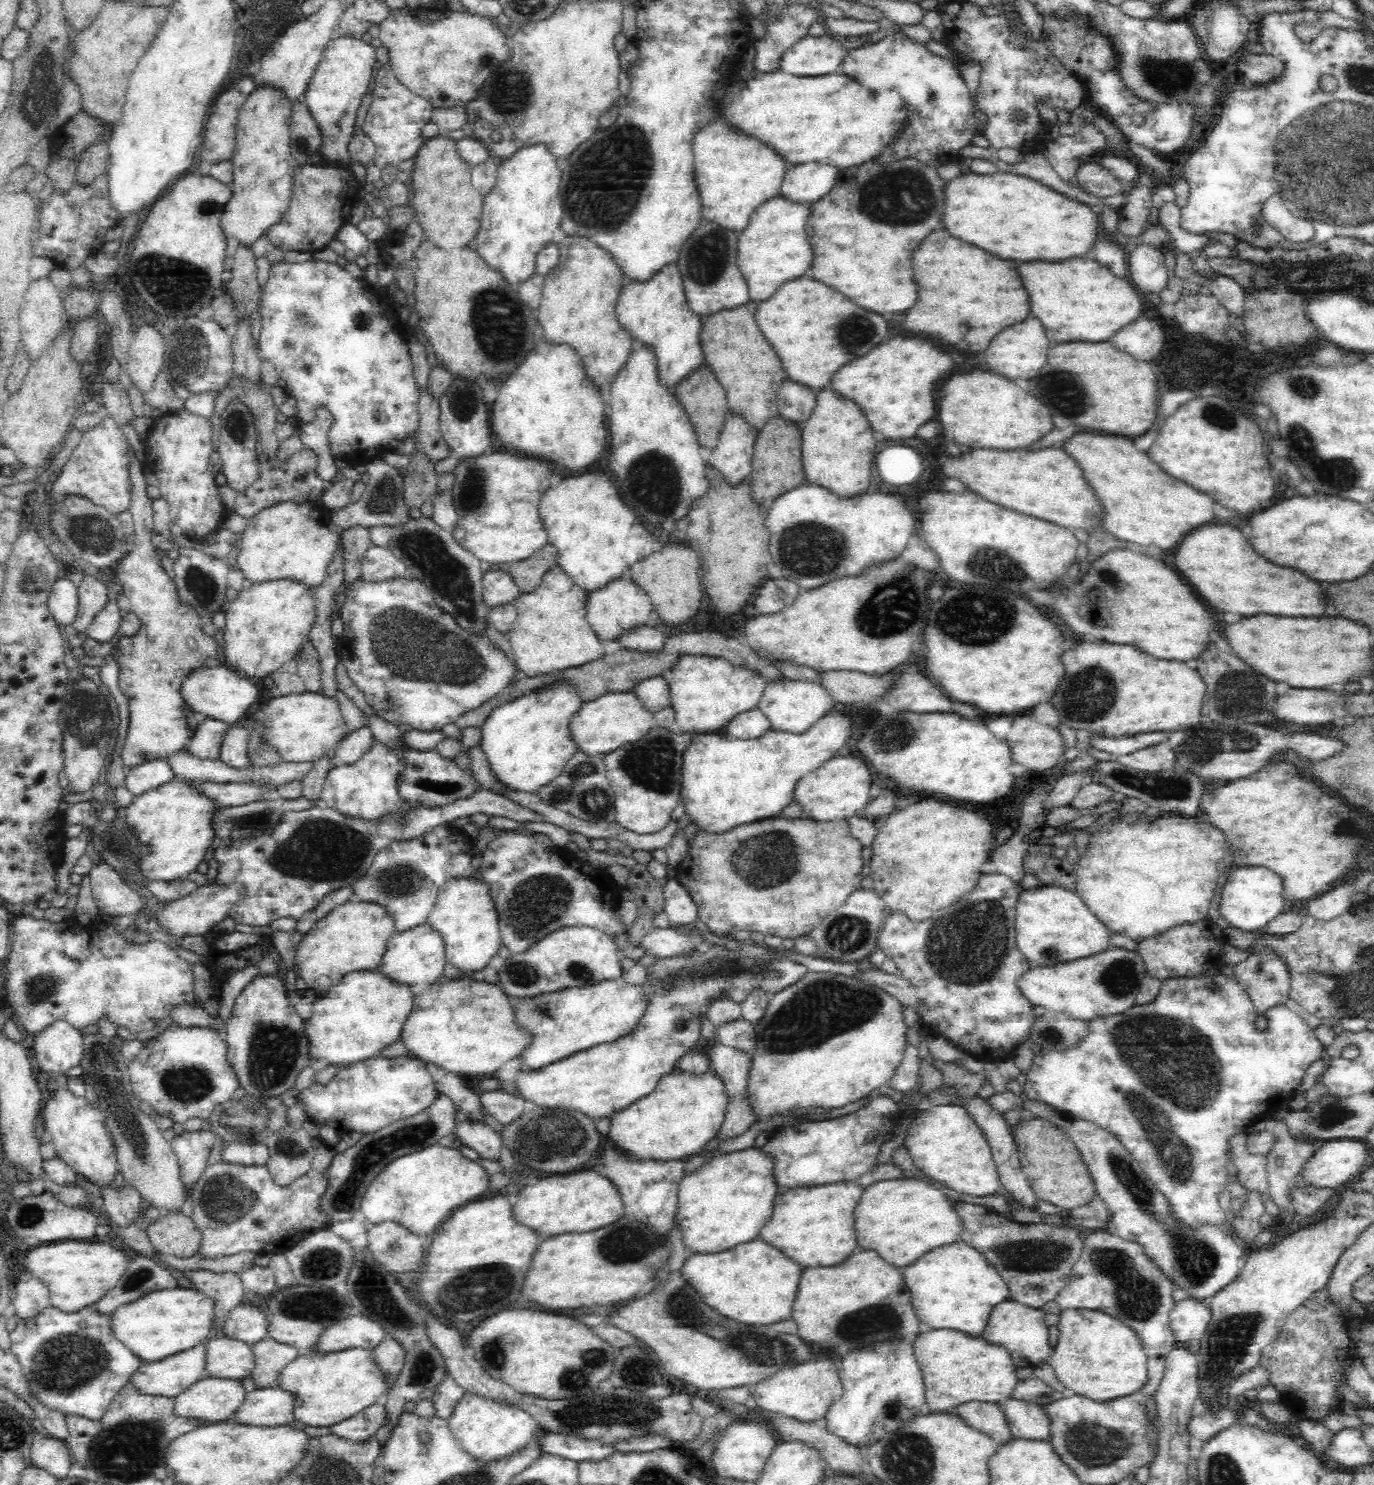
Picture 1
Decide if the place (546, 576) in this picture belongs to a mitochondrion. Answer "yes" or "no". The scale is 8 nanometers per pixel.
no

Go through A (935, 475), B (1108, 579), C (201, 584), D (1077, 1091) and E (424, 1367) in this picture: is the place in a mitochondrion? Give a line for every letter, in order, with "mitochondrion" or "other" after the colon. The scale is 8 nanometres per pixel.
A: other
B: mitochondrion
C: mitochondrion
D: other
E: mitochondrion

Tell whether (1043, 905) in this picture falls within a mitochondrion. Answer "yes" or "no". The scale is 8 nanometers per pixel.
no

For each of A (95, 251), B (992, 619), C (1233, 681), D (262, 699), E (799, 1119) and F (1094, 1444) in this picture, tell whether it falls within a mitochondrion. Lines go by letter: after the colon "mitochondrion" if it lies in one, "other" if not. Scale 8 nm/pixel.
A: other
B: mitochondrion
C: mitochondrion
D: other
E: other
F: mitochondrion

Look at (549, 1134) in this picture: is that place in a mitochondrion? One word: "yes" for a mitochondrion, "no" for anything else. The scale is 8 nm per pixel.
yes

